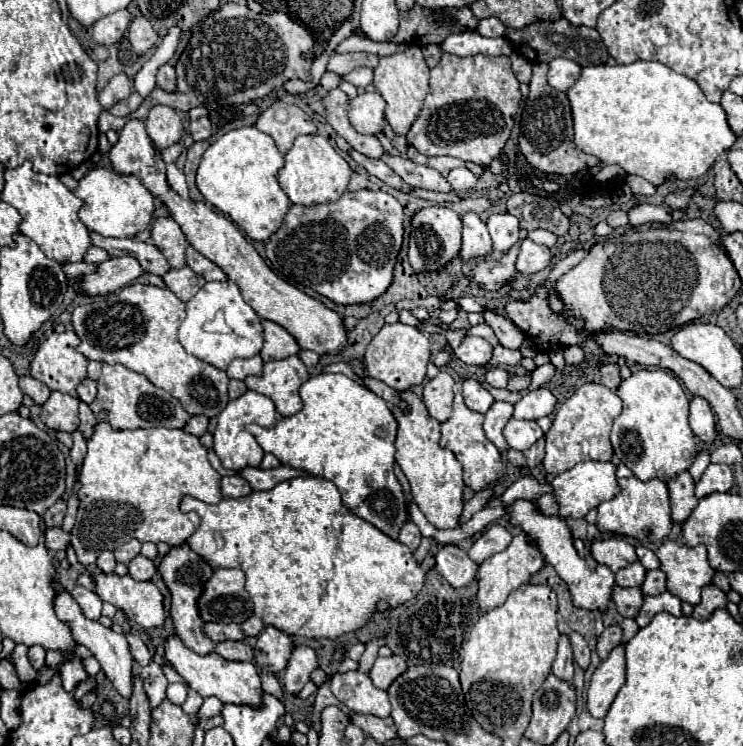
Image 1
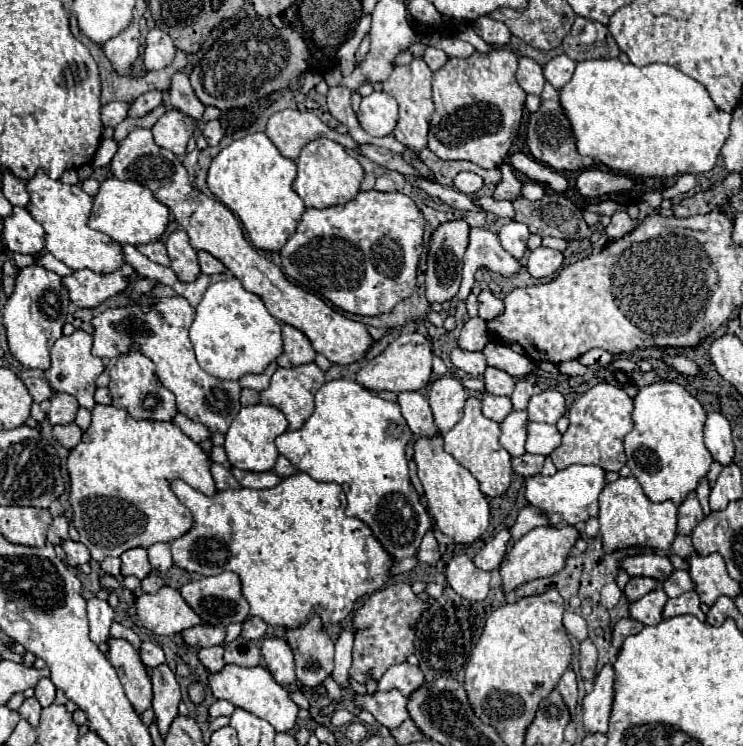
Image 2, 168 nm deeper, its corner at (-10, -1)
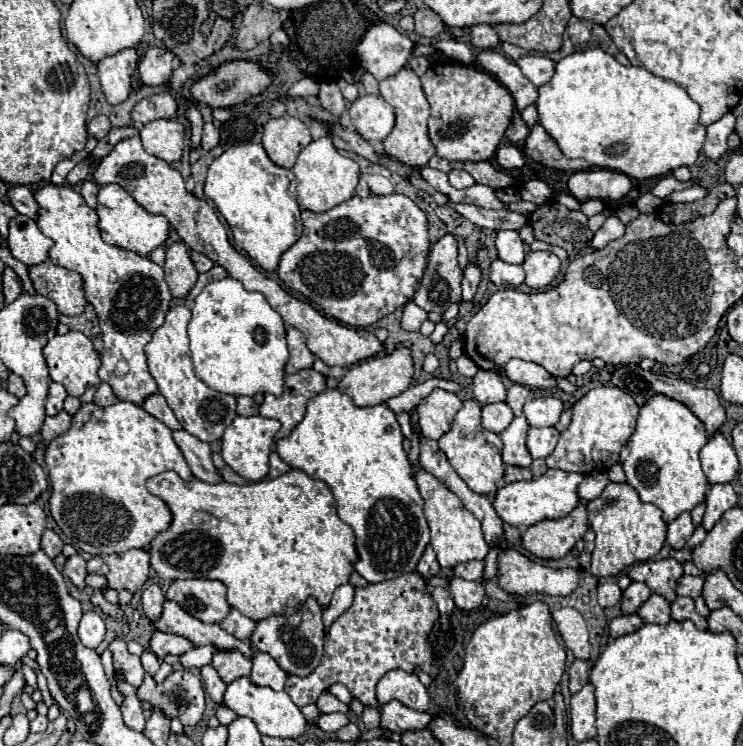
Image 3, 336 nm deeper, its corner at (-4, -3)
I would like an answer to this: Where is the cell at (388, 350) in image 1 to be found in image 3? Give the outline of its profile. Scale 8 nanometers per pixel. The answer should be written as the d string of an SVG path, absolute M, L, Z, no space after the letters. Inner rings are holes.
M401 346L393 350L389 356L379 356L379 358L373 356L359 364L353 364L343 376L343 380L339 382L337 390L347 394L355 406L377 406L405 392L411 386L411 378L413 378L413 358L409 350Z

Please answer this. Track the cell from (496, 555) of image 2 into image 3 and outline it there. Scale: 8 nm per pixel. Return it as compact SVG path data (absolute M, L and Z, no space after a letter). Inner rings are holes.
M471 560L467 564L457 564L453 568L451 578L463 578L463 580L479 580L483 576L483 562Z

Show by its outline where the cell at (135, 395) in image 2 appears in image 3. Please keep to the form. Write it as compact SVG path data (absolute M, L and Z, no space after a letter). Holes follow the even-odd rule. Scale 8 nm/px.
M45 184L35 192L35 200L39 204L37 226L53 240L53 248L49 250L51 262L81 274L85 298L97 312L105 342L99 378L113 388L117 398L141 406L147 396L157 392L157 382L147 370L143 348L165 322L173 298L163 278L163 268L131 250L105 244L97 228L97 212L71 186Z

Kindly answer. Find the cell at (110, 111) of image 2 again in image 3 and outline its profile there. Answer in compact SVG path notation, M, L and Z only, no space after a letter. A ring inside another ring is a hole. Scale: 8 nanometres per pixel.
M95 116L89 124L87 124L87 134L101 140L107 132L111 130L111 122L107 116Z

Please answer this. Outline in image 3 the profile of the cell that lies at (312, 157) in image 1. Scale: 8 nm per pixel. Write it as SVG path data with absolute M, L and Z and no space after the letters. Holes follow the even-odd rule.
M323 136L305 146L293 166L293 172L297 176L299 206L301 210L311 210L311 212L327 212L337 204L349 200L355 194L355 186L359 180L357 162L339 154L339 150L331 142L331 136Z

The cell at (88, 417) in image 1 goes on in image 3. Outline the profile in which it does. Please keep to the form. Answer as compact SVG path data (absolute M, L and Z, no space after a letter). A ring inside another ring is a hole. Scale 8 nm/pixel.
M69 330L63 336L57 334L57 336L53 336L53 340L47 342L47 346L43 348L43 354L45 354L47 366L49 366L51 380L63 384L67 394L79 398L87 388L101 384L101 380L97 376L97 370L101 368L101 358L99 358L99 352L93 348L93 342L85 334L75 332L75 330Z

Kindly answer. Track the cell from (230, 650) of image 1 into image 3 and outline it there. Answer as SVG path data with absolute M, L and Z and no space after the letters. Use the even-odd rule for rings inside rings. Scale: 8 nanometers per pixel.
M215 652L211 666L225 684L251 674L251 658L245 658L241 652Z

